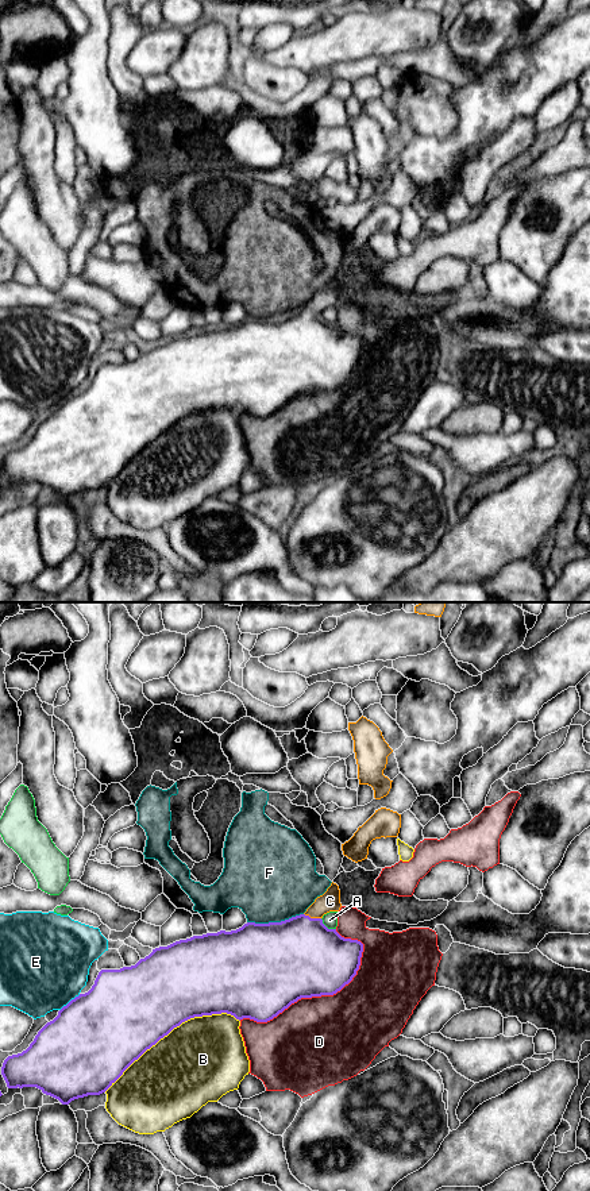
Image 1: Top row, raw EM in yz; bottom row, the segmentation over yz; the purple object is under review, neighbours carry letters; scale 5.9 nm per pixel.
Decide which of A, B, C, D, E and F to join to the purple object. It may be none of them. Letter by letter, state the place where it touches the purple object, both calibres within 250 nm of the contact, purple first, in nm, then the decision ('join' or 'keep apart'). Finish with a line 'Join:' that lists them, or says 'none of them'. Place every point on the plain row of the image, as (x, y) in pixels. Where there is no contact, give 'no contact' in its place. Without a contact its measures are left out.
A: yz (326, 322) | 480/90 nm | keep apart
B: yz (172, 424) | 480/500 nm | keep apart
C: yz (312, 313) | 480/120 nm | join
D: yz (312, 390) | 480/480 nm | keep apart
E: yz (70, 396) | 500/500 nm | keep apart
F: yz (274, 318) | 500/500 nm | keep apart
Join: C

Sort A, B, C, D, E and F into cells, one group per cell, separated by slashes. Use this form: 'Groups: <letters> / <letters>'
Groups: A / B / C / D / E / F

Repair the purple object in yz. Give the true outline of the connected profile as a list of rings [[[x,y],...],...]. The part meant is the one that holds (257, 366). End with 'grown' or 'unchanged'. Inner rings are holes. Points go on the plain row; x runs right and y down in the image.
[[[332,277],[304,309],[281,317],[247,317],[236,325],[193,331],[153,344],[135,361],[101,365],[92,383],[63,401],[26,446],[4,455],[1,470],[7,482],[36,482],[62,500],[69,500],[74,494],[105,487],[147,444],[190,413],[227,408],[239,416],[250,413],[267,417],[301,393],[336,389],[356,370],[363,347],[360,336],[344,334],[336,324],[323,319],[324,309],[339,307],[340,302],[340,285]]]; grown

